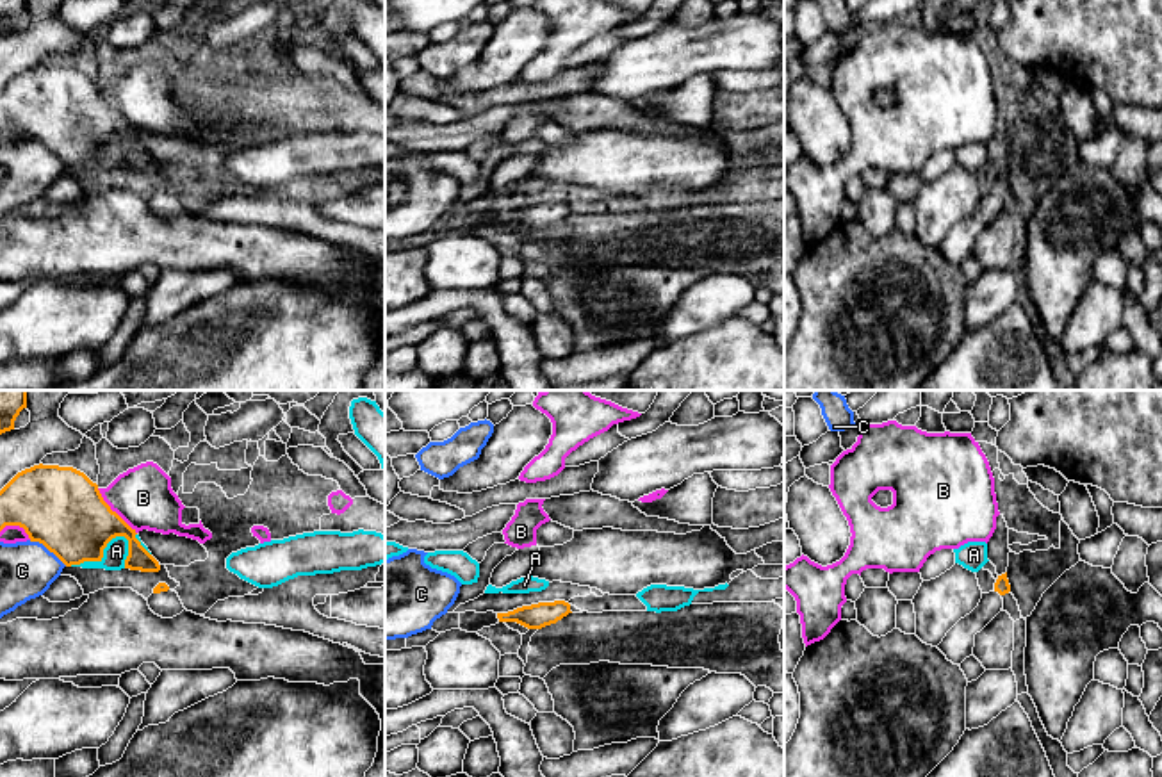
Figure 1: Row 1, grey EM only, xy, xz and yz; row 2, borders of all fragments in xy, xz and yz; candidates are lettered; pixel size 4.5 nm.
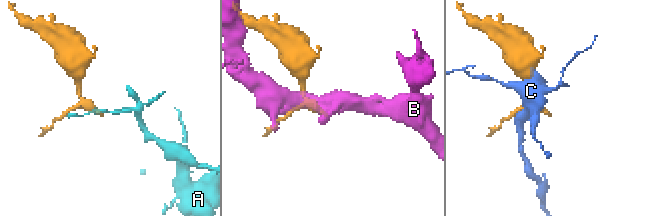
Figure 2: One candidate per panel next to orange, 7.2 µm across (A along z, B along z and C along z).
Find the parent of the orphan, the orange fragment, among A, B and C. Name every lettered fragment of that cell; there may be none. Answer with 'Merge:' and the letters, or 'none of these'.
Merge: none of these

